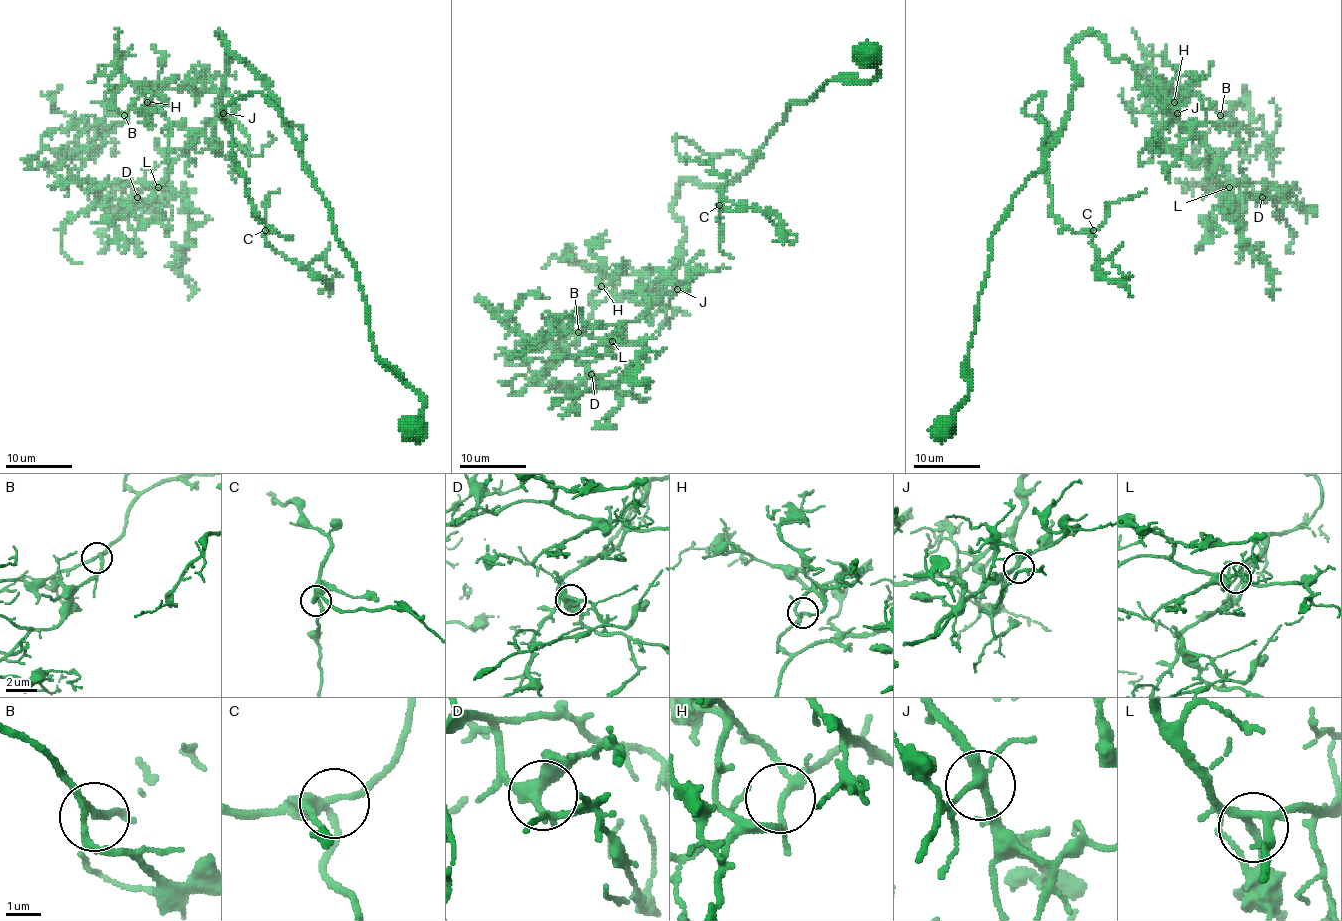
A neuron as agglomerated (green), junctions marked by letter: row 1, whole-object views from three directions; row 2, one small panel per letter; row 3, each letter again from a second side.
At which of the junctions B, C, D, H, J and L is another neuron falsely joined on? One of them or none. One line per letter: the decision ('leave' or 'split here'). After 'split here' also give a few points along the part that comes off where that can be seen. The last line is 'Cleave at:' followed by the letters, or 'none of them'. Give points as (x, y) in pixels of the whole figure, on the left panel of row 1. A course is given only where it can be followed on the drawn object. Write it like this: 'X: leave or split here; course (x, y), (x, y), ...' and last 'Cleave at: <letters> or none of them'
B: leave
C: leave
D: leave
H: leave
J: leave
L: leave
Cleave at: none of them

